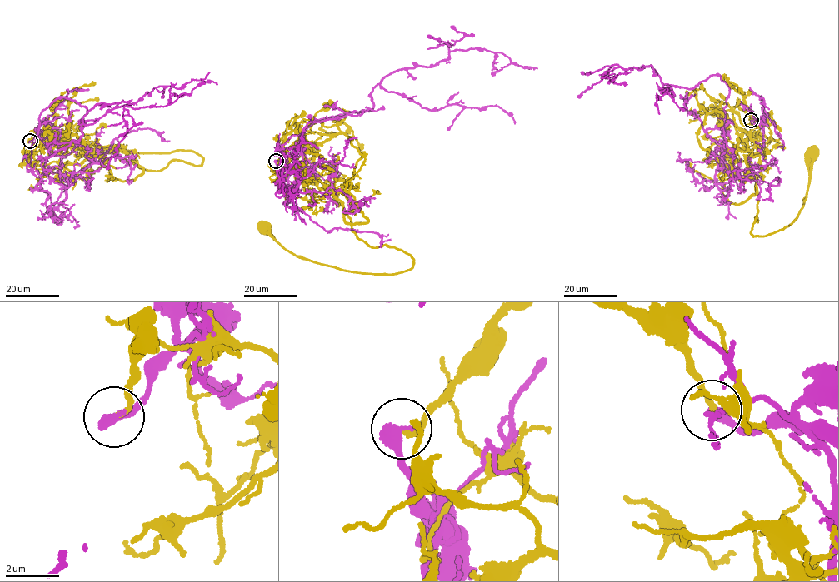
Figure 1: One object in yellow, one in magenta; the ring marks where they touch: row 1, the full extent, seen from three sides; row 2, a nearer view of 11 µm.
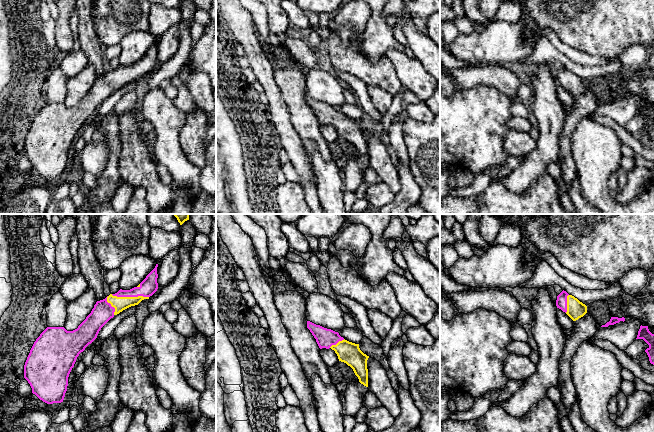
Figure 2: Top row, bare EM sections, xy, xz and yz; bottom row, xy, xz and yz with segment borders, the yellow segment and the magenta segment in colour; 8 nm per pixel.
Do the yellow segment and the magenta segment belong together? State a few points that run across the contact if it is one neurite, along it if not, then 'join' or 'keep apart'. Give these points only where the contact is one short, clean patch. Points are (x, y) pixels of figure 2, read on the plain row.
keep apart

